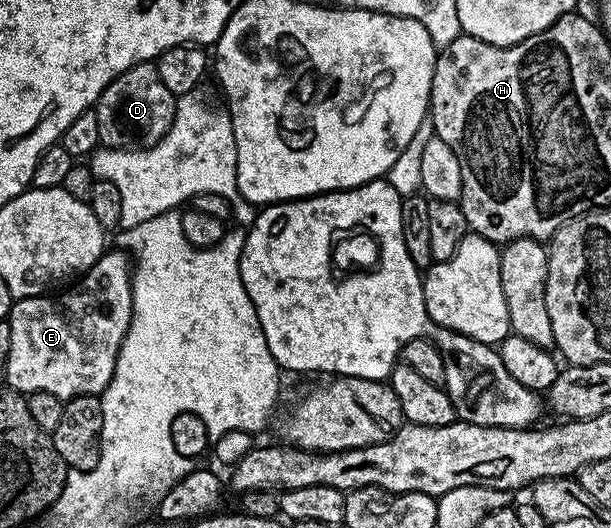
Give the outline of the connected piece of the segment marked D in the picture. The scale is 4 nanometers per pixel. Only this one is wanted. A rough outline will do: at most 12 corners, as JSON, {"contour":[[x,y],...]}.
{"contour":[[134,64],[93,105],[104,148],[152,148],[175,93]]}

